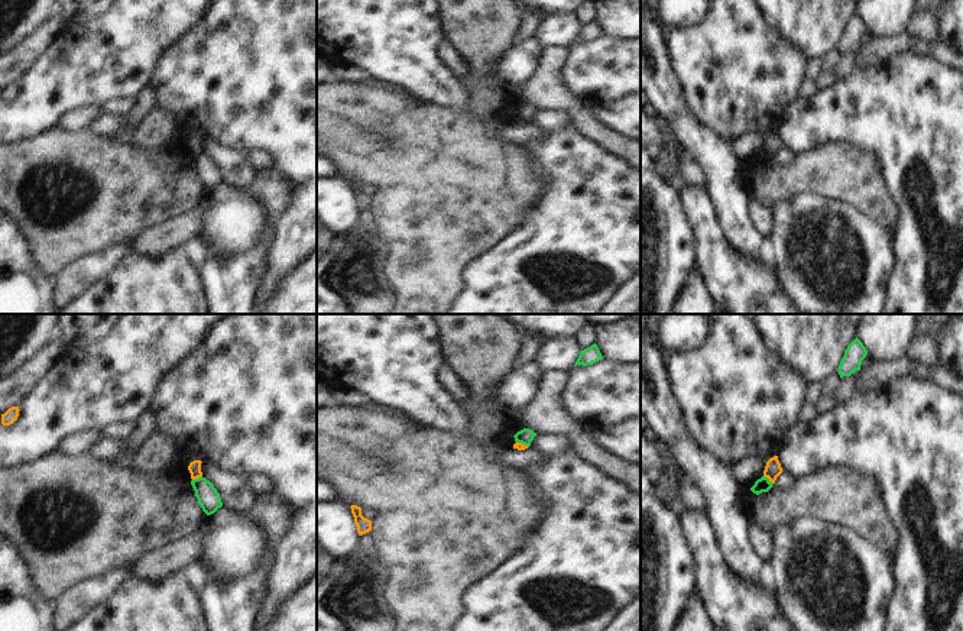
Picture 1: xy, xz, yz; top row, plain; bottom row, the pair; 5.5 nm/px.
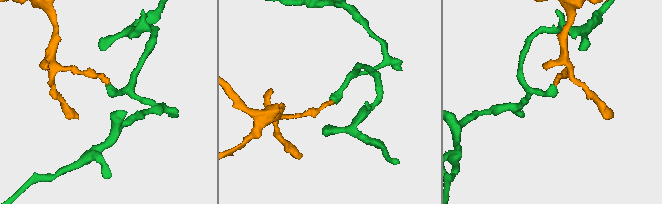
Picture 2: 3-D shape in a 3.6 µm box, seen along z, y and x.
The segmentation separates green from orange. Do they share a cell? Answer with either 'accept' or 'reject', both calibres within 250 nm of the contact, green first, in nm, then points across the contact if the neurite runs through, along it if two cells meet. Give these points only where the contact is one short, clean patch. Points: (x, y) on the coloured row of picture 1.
reject; 80 nm thick on the green side, 90 nm on the other; border along yz (764, 475), (772, 484)

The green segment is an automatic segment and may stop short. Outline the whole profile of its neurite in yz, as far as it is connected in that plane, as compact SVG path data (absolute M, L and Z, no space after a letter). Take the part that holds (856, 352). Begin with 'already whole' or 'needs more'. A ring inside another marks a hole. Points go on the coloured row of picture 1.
already whole | M856 337L844 350L844 356L839 365L839 375L850 376L853 372L860 370L862 360L866 357L868 350L863 343Z

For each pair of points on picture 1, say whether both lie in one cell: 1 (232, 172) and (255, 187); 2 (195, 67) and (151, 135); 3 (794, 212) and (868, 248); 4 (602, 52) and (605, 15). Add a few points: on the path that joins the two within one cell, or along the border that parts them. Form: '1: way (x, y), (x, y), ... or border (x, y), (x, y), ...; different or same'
1: border (255, 172), (245, 185), (237, 188); different
2: border (155, 106), (161, 107), (177, 125); different
3: way (813, 230), (830, 248), (849, 248); same
4: border (603, 34), (625, 39); different

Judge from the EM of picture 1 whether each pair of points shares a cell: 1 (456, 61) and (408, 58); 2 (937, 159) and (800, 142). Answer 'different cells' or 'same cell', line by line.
1: different cells
2: same cell

